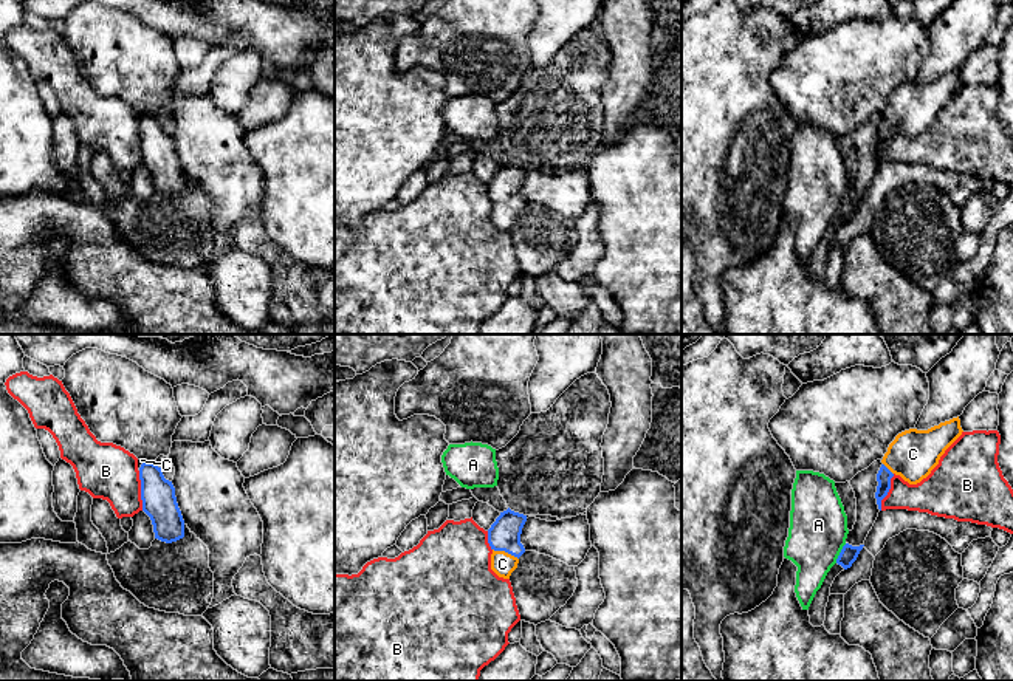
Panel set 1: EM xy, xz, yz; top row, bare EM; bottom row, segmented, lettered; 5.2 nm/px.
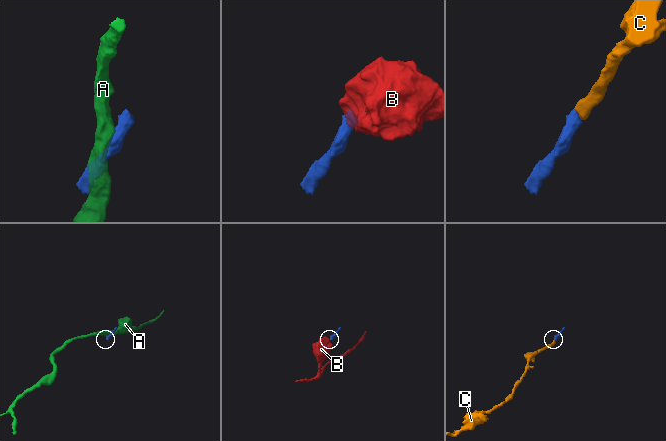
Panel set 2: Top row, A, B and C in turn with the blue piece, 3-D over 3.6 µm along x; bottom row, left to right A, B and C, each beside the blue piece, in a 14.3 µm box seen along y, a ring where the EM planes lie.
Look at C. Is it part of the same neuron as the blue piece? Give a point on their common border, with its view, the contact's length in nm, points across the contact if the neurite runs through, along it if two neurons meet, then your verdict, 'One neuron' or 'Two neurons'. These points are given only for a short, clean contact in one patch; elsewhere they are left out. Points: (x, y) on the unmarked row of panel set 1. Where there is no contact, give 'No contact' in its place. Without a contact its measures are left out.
Touches blue at xz (505, 205). Shared border 150 nm. Path across: xz (504, 188), (505, 205), (502, 217). One neuron

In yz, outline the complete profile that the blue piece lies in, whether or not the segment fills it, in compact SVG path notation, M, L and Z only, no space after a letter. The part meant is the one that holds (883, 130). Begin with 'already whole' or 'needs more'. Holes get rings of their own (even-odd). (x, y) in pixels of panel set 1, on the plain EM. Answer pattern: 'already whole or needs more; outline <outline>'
needs more; outline M953 71L928 84L909 82L895 90L881 113L877 127L877 158L881 164L881 153L891 142L891 132L900 128L909 138L926 132L939 118L945 104L962 88L960 73Z

